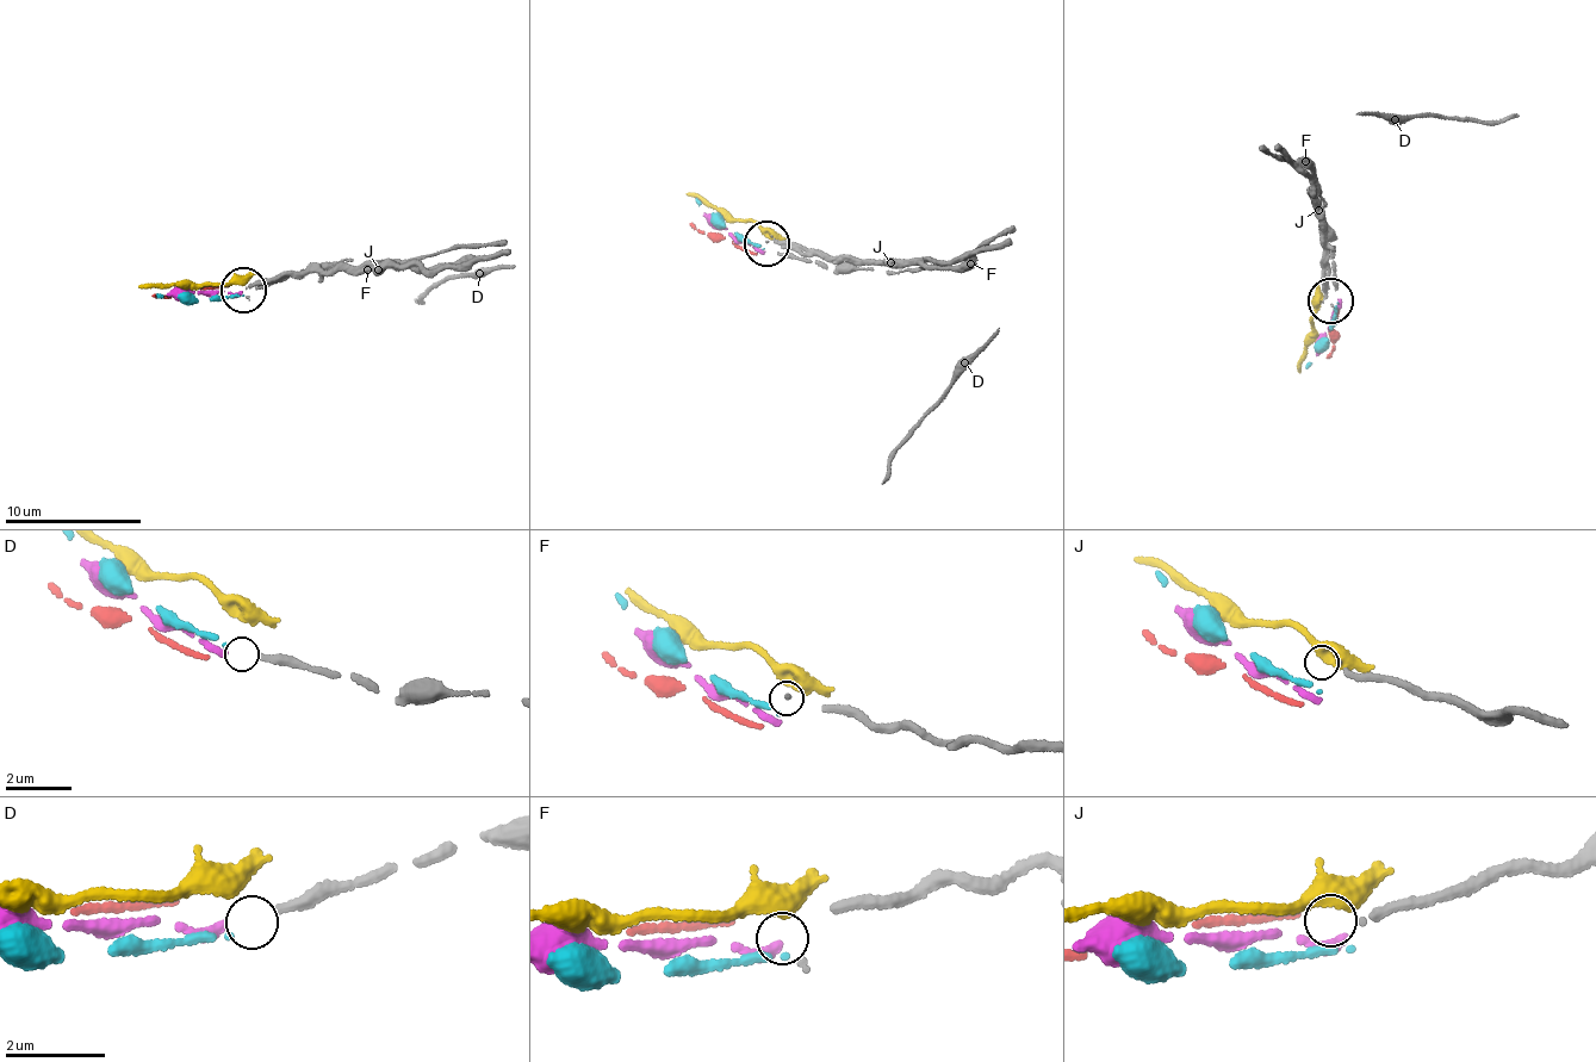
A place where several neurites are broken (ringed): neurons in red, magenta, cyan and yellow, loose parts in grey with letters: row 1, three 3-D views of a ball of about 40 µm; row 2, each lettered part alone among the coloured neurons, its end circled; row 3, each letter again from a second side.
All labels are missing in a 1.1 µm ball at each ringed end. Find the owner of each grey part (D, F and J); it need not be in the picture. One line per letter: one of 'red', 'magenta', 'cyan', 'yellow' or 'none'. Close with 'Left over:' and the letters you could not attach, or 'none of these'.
D: cyan
F: none
J: none
Left over: F, J

